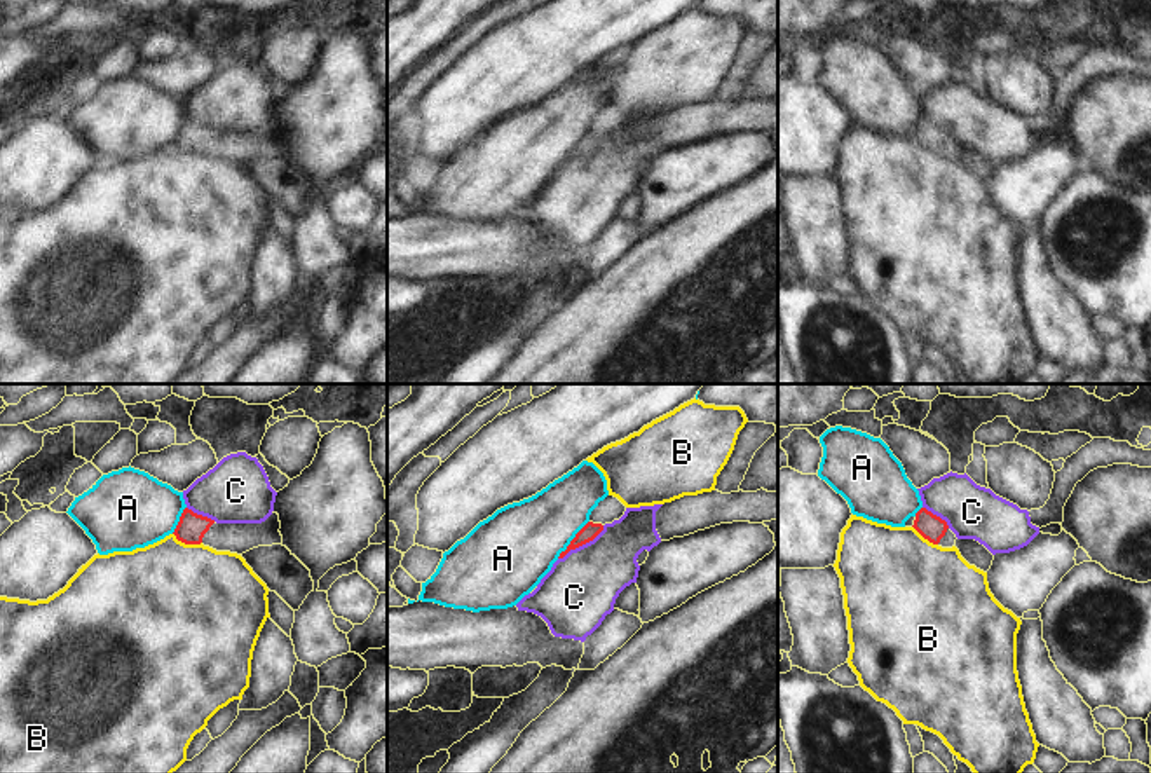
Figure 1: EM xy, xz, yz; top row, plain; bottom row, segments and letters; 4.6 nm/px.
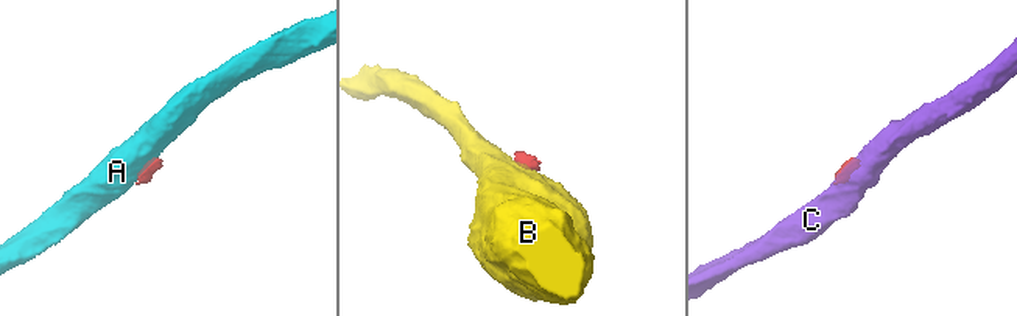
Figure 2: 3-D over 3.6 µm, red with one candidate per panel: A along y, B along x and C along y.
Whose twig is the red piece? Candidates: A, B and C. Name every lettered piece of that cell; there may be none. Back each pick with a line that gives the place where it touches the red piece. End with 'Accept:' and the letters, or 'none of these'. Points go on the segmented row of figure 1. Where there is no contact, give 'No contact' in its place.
Accept: none of these

